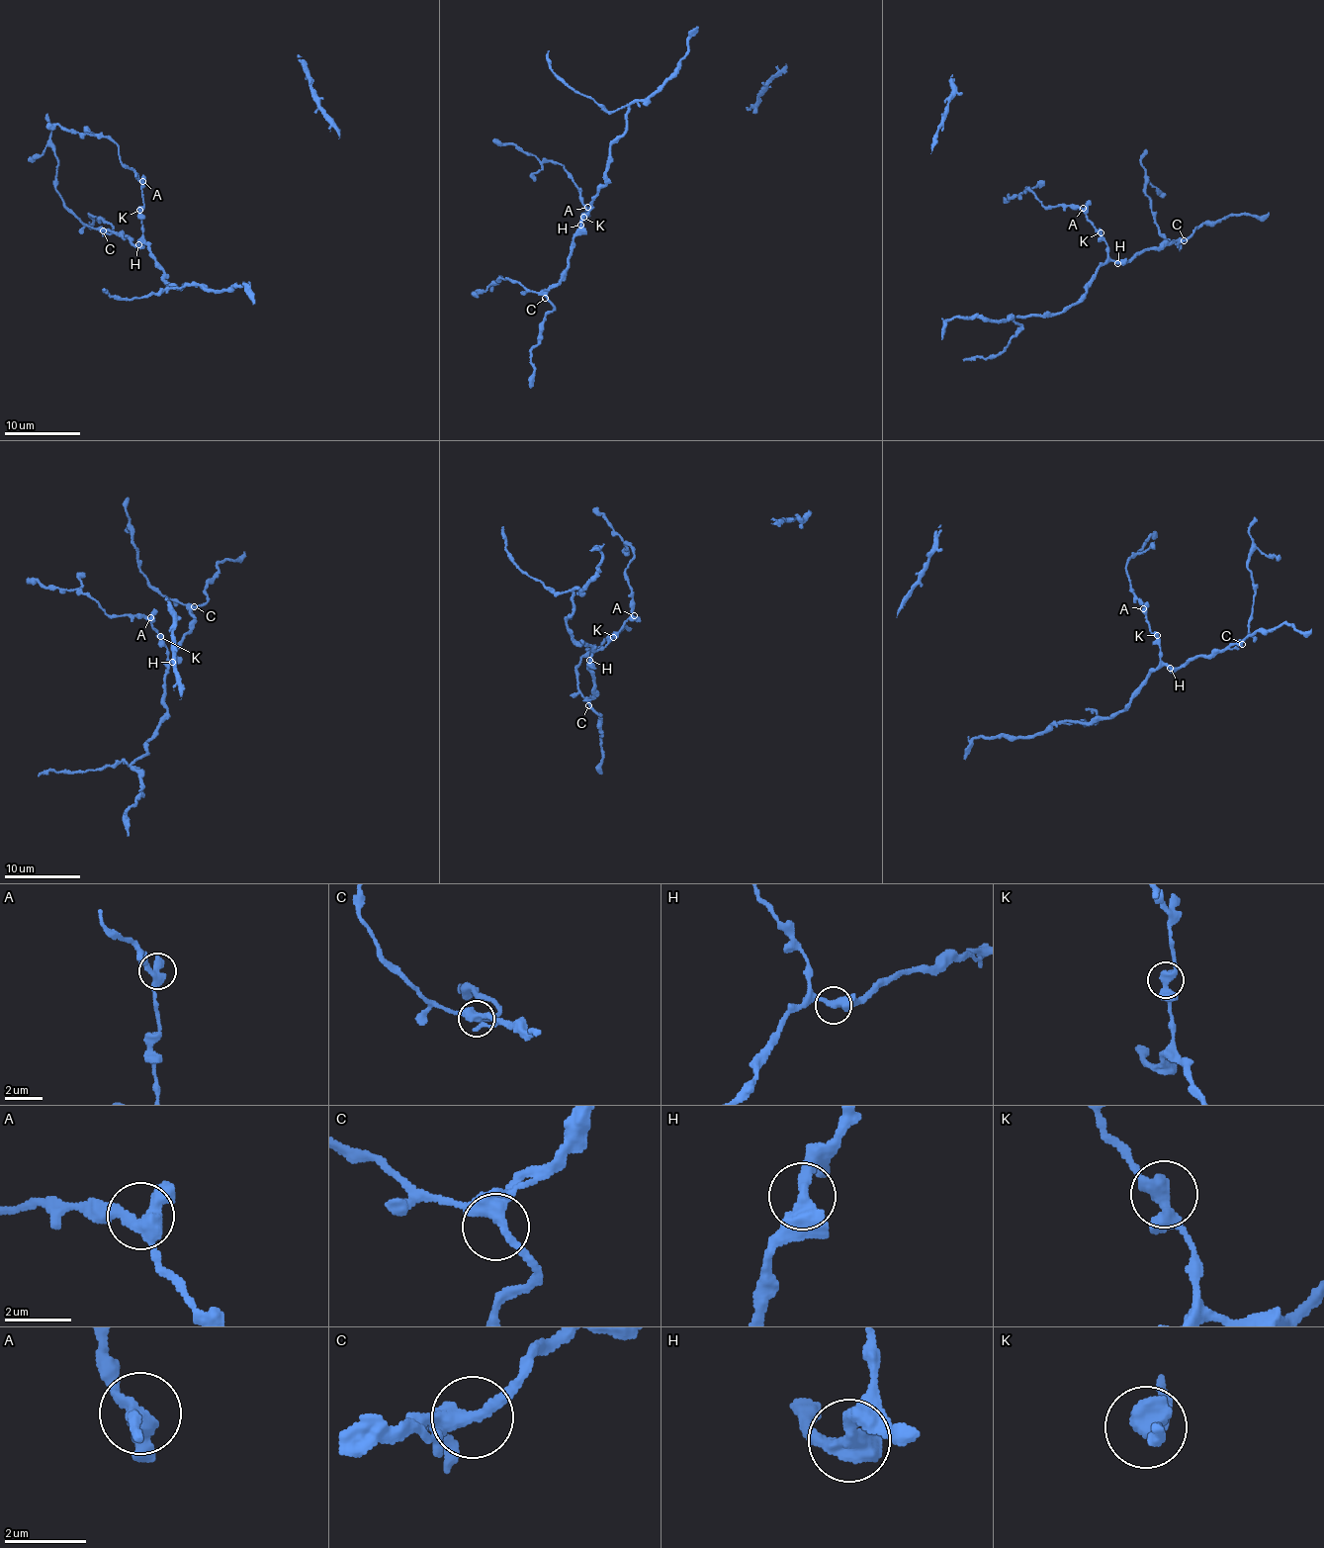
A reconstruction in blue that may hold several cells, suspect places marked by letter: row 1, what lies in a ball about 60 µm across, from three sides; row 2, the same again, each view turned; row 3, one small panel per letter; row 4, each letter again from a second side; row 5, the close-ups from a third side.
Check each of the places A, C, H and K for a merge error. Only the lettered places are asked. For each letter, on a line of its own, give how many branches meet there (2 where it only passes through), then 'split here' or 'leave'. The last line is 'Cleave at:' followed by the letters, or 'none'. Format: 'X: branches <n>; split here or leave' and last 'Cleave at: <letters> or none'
A: branches 3; leave
C: branches 4; leave
H: branches 3; leave
K: branches 3; leave
Cleave at: none

